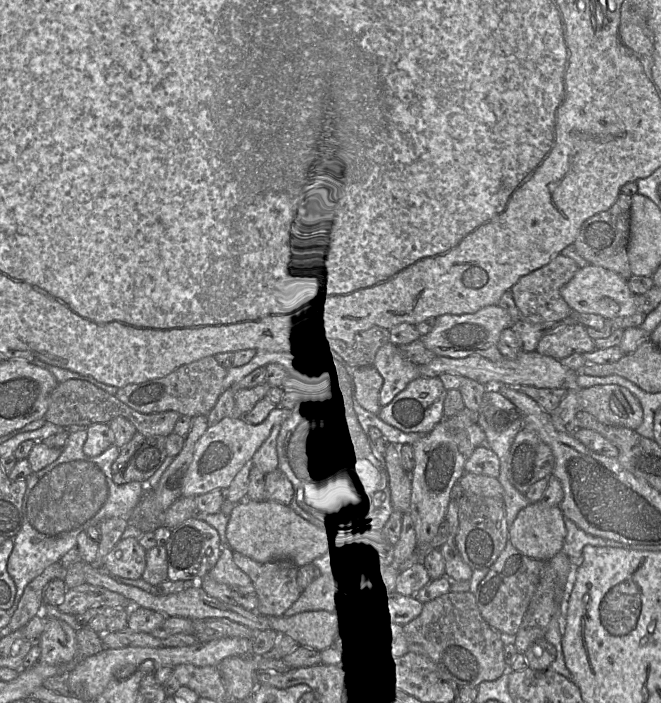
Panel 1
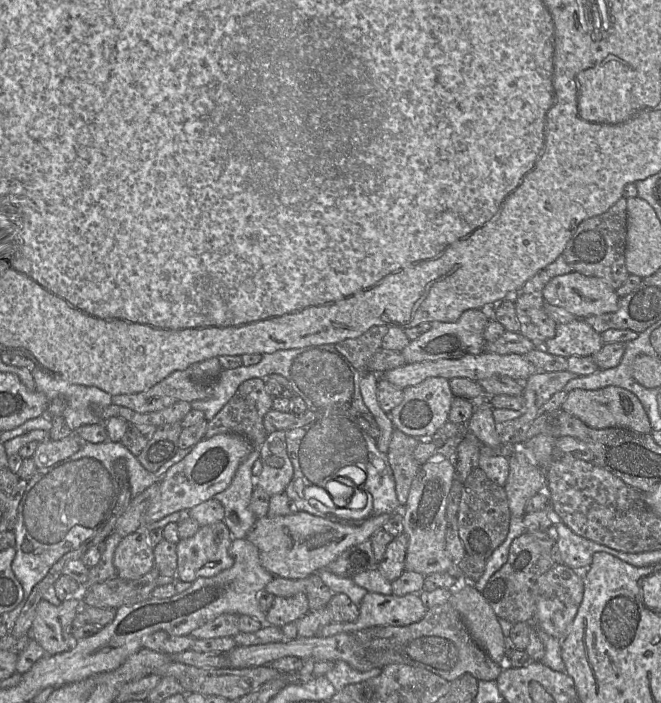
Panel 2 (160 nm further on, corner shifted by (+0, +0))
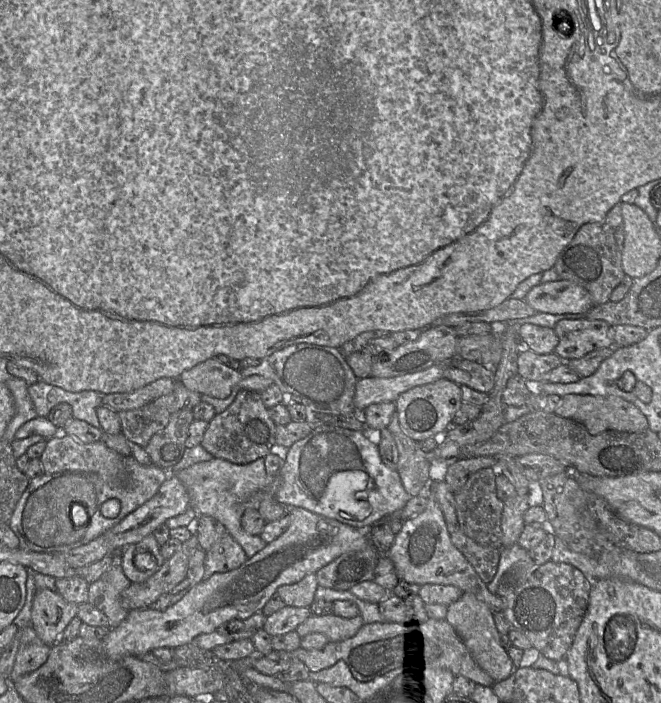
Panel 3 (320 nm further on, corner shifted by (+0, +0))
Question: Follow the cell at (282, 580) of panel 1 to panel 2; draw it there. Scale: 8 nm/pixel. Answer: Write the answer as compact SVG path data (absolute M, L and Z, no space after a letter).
M305 592L292 597L276 596L272 607L267 611L269 626L282 628L299 620L310 611L308 598Z

